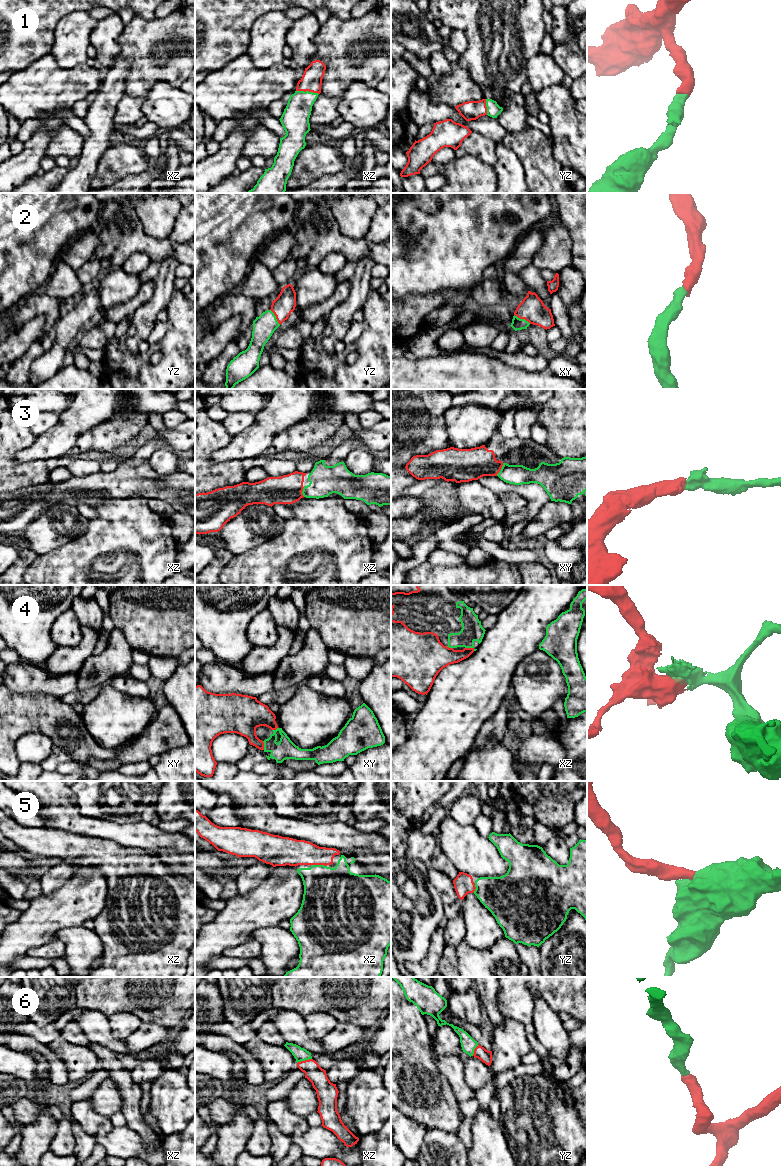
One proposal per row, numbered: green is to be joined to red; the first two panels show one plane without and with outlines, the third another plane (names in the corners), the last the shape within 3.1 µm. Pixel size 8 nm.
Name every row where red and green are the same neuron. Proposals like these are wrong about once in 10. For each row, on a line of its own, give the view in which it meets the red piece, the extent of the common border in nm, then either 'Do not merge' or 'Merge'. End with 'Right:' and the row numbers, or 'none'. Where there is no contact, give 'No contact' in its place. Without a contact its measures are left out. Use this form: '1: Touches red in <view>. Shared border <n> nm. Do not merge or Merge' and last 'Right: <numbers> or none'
1: Touches red in xz. Shared border 190 nm. Merge
2: Touches red in xy. Shared border 150 nm. Merge
3: Touches red in xy. Shared border 120 nm. Merge
4: Touches red in xz. Shared border 80 nm. Merge
5: Touches red in xz. Shared border 120 nm. Merge
6: Touches red in xz. Shared border 130 nm. Merge
Right: 1, 2, 3, 4, 5, 6

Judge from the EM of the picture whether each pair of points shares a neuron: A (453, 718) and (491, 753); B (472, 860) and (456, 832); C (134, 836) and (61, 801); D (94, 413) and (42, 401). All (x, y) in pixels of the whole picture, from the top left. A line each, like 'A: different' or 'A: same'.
A: different
B: same
C: same
D: different

